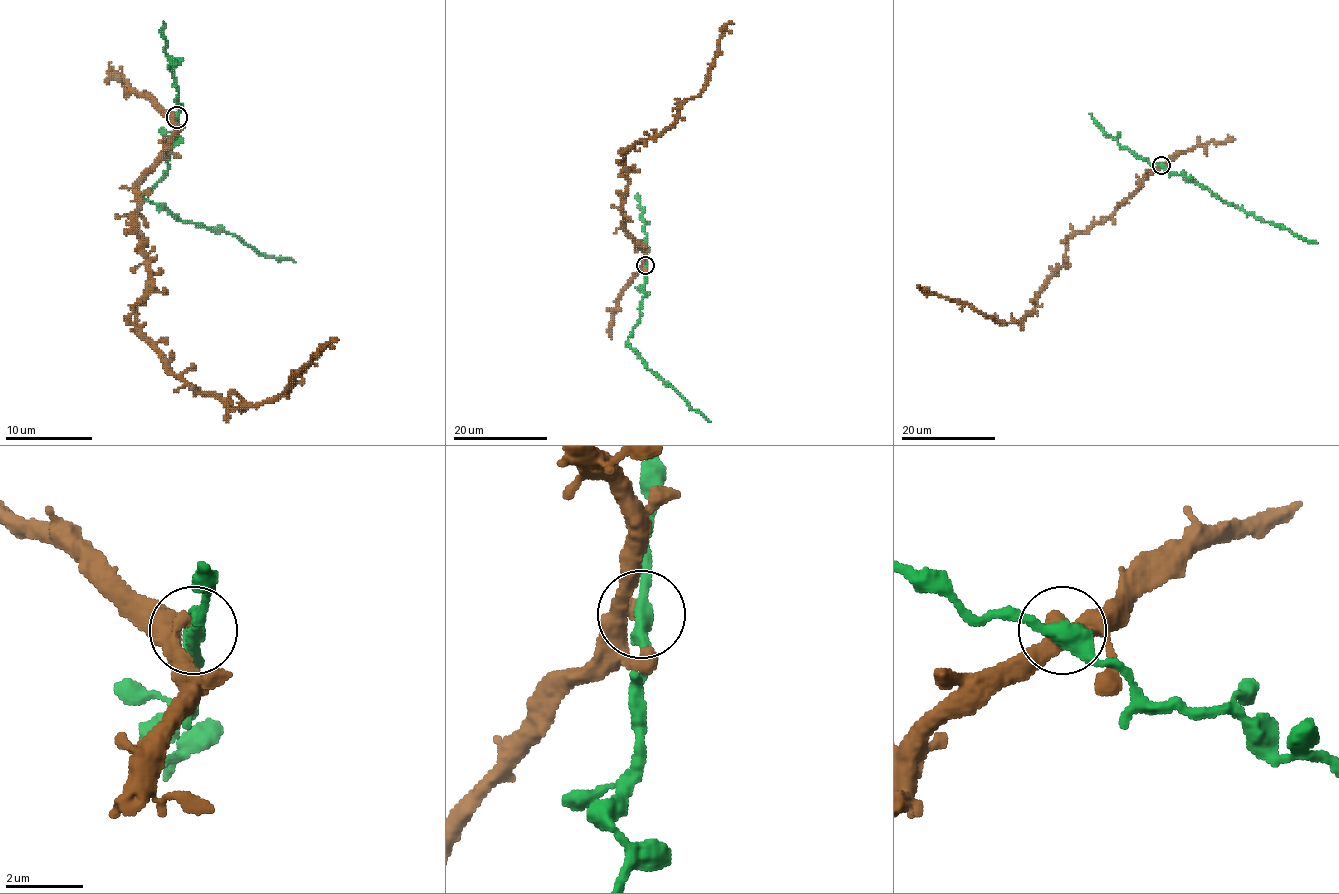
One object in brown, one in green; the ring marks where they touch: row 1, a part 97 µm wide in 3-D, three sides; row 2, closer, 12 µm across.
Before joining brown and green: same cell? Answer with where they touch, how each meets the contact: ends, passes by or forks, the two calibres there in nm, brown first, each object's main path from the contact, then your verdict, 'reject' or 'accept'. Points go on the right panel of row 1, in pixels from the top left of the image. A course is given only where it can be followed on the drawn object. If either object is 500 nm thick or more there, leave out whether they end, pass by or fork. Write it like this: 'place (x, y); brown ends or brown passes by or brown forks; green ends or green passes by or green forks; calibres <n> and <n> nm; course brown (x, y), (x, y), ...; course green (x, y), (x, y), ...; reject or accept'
place (1161, 165); brown passes by; green passes by; calibres 340 and 400 nm; course brown (1161, 164), (1110, 216), (1070, 237), (1065, 263), (1039, 294), (1035, 309), (1017, 322), (997, 322), (919, 286); course green (1161, 164), (1172, 174), (1181, 174), (1187, 180), (1201, 183), (1224, 201), (1318, 243); accept

